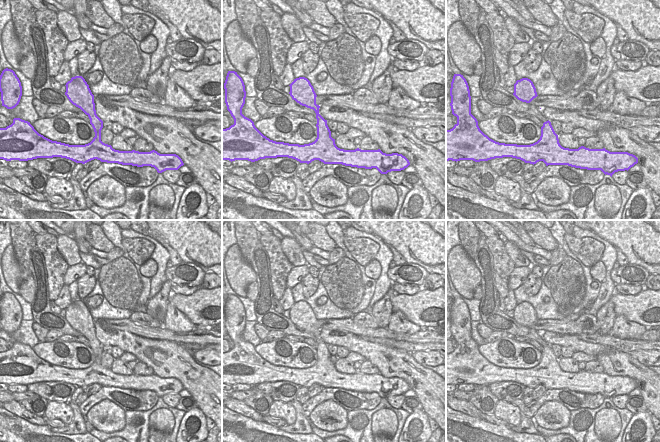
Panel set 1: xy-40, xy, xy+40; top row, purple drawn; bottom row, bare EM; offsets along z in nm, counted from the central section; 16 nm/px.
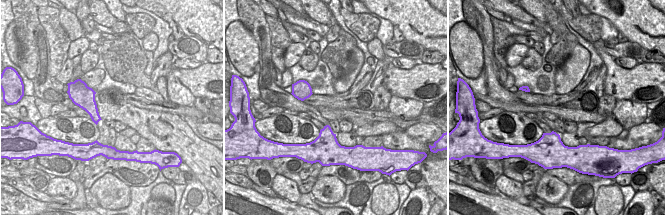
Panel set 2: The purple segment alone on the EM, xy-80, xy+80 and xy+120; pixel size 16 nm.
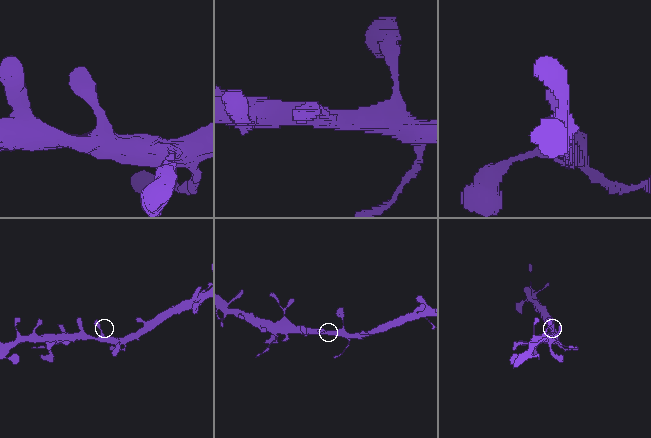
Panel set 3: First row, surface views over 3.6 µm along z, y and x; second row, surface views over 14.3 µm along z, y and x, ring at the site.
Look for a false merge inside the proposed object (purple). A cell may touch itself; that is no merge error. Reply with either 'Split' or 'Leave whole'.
Leave whole

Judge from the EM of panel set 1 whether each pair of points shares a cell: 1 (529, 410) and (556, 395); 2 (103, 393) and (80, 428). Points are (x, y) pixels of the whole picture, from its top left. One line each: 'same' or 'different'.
1: same
2: different

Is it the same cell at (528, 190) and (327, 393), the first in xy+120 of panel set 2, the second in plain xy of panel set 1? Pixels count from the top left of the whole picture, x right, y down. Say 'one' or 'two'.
one

